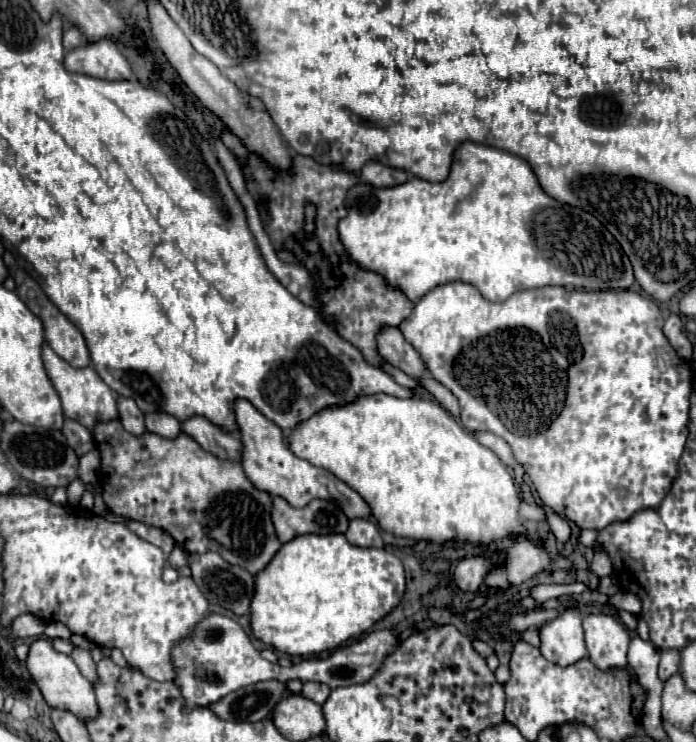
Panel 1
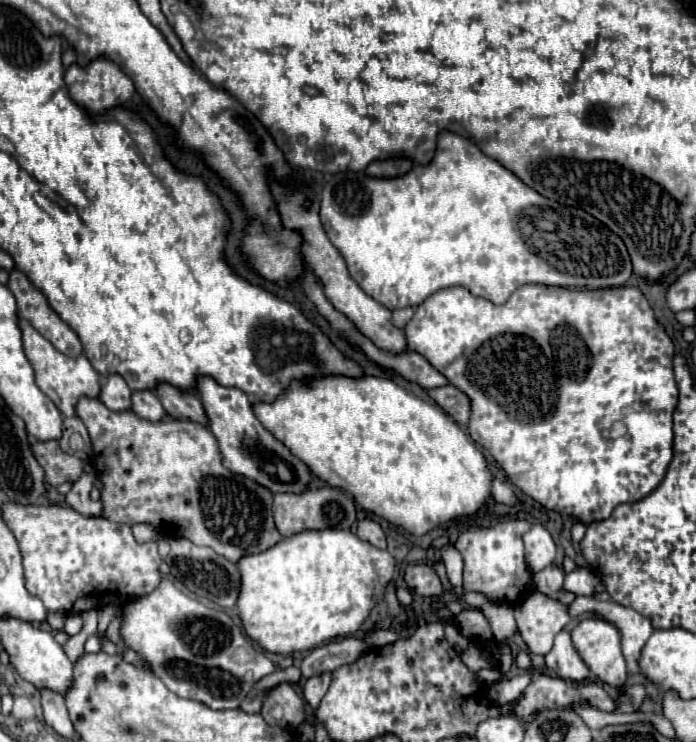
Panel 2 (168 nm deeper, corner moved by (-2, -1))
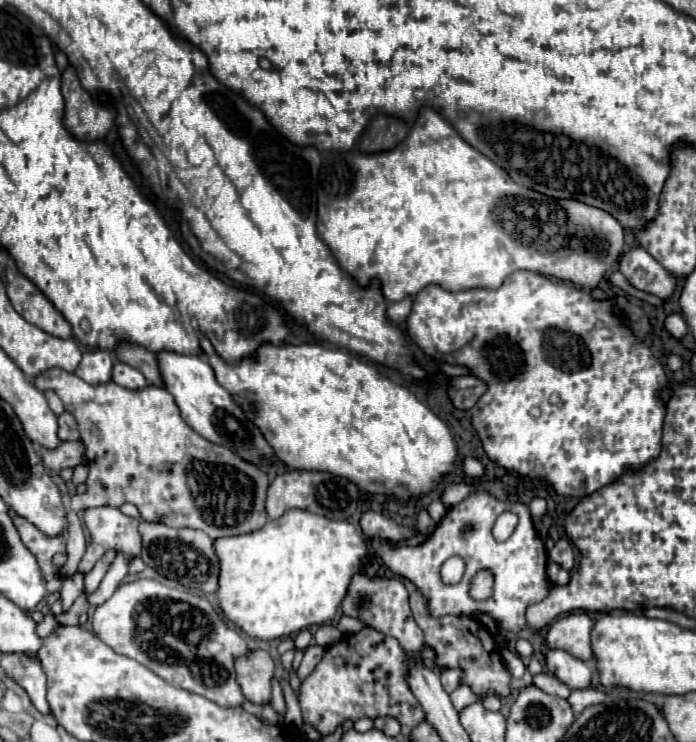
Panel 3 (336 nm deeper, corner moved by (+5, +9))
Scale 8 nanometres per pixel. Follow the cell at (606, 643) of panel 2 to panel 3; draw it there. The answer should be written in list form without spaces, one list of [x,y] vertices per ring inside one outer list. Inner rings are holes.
[[[586,612],[562,616],[548,628],[546,644],[548,648],[562,648],[572,656],[590,662],[594,660],[594,650],[590,642],[592,628],[594,620]]]

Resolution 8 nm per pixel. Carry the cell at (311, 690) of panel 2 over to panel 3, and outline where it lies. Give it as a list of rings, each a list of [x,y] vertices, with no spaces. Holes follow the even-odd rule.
[[[312,644],[304,650],[304,660],[302,660],[302,664],[296,672],[300,676],[300,680],[306,680],[306,676],[310,676],[310,672],[314,672],[314,668],[322,660],[322,656],[324,656],[324,648],[318,646],[318,644]]]

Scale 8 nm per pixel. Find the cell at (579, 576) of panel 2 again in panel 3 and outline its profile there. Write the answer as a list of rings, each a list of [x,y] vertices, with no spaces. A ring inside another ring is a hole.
[[[558,540],[556,546],[552,548],[552,552],[548,554],[550,560],[554,560],[558,566],[562,566],[564,570],[574,568],[574,552],[572,552],[572,544],[568,540]]]

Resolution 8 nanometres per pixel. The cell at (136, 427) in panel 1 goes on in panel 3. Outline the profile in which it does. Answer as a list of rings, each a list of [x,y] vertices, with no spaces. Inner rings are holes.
[[[88,350],[88,352],[84,352],[76,374],[84,382],[88,382],[92,386],[100,386],[100,384],[112,382],[112,366],[114,366],[114,358],[110,352]]]

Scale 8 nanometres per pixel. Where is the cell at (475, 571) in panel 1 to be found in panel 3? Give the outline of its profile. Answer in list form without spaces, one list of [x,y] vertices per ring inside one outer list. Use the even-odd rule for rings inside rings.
[[[476,492],[464,498],[458,506],[450,508],[448,514],[442,518],[442,522],[436,526],[436,530],[428,536],[428,540],[422,546],[402,546],[402,548],[390,548],[384,540],[374,538],[372,550],[382,562],[390,568],[390,572],[408,578],[418,586],[418,590],[428,598],[428,610],[432,616],[444,616],[444,614],[458,614],[458,616],[472,616],[472,612],[482,610],[488,612],[500,628],[506,628],[510,632],[520,632],[526,626],[524,610],[528,604],[540,602],[548,590],[550,582],[546,578],[546,548],[544,540],[536,532],[528,504],[522,502],[500,502],[492,498],[486,492]],[[510,510],[518,514],[518,526],[514,534],[498,542],[492,536],[494,520],[504,512]],[[450,556],[462,556],[466,562],[466,572],[462,580],[454,586],[446,586],[440,580],[440,566]],[[488,570],[494,576],[494,598],[486,600],[474,600],[470,596],[470,582],[476,576],[476,572]]]

